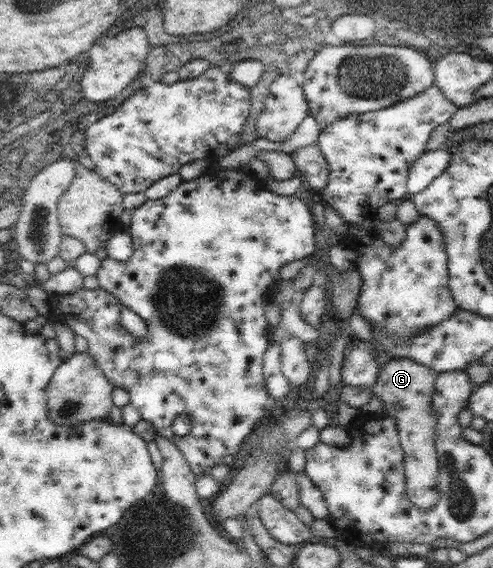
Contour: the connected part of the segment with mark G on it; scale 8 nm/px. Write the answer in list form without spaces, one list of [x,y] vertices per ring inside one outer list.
[[[391,358],[378,373],[377,381],[372,387],[373,394],[383,401],[384,412],[382,417],[391,417],[397,421],[397,433],[400,447],[404,454],[404,474],[407,485],[407,496],[419,509],[435,507],[441,498],[442,476],[436,453],[435,437],[439,432],[439,416],[435,416],[432,404],[433,390],[438,373],[425,365],[417,363],[411,358]]]

